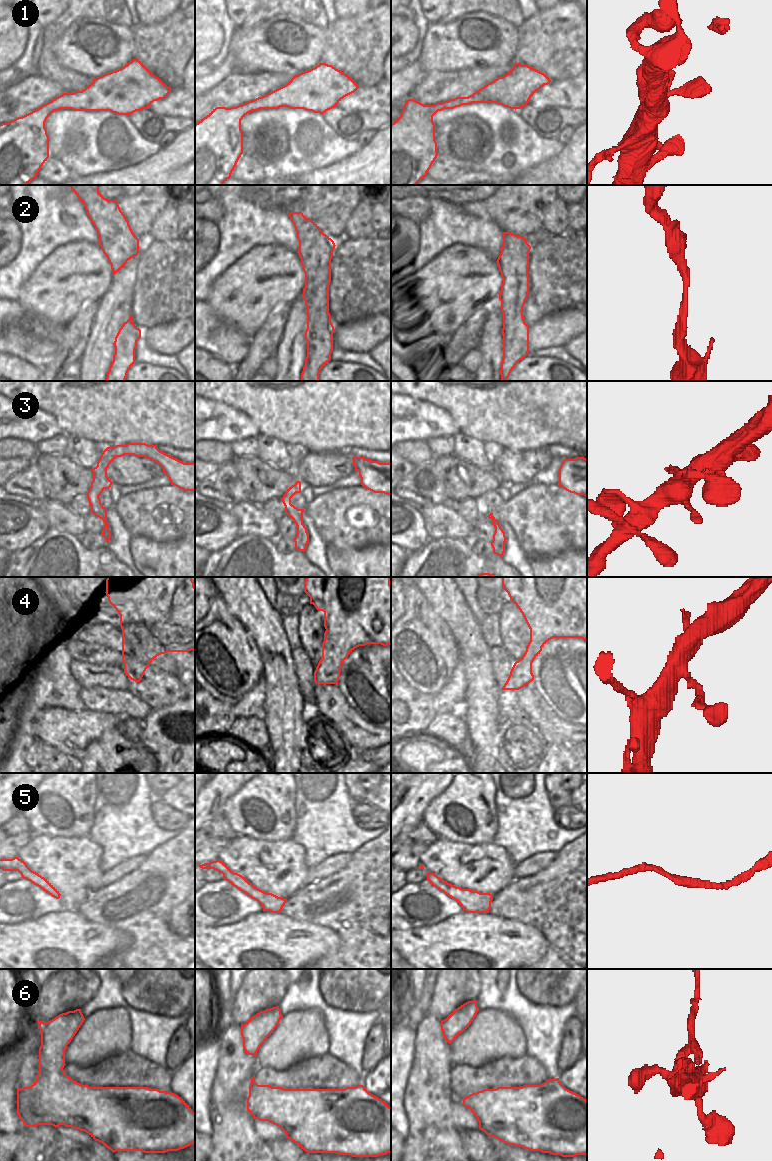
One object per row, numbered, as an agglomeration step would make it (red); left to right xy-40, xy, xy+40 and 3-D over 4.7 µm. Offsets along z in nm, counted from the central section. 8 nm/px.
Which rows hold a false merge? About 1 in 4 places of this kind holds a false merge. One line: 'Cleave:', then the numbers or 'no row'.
Cleave: 6.

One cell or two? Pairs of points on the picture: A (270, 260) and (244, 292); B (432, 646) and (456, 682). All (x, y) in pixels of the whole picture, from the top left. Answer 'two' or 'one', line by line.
A: one
B: two

